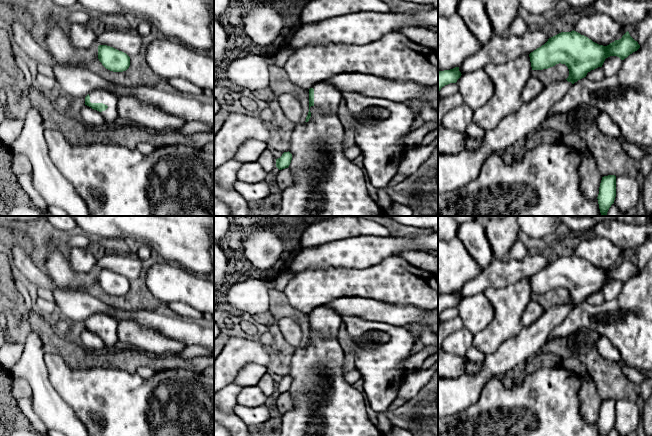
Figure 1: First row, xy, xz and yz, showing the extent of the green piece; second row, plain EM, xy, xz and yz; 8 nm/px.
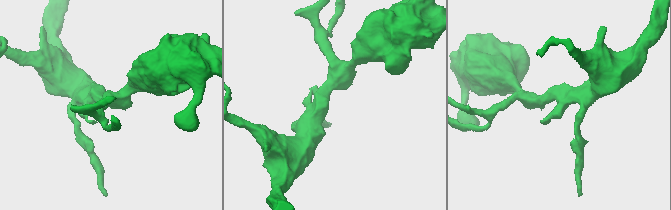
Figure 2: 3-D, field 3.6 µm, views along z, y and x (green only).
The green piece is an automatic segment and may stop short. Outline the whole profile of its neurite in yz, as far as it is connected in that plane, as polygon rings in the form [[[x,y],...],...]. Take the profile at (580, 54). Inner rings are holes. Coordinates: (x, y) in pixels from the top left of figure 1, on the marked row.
[[[574,30],[561,32],[549,38],[544,45],[529,54],[532,70],[548,69],[561,63],[569,69],[568,78],[554,80],[551,84],[545,86],[533,100],[523,103],[516,113],[502,119],[493,130],[486,132],[480,148],[464,150],[456,154],[438,153],[438,194],[465,187],[478,177],[484,160],[490,154],[512,149],[517,141],[527,138],[539,129],[542,122],[547,118],[550,107],[560,101],[575,82],[586,77],[591,70],[602,67],[606,58],[617,56],[624,60],[639,48],[640,45],[630,36],[628,31],[621,39],[615,40],[607,46],[599,45]]]

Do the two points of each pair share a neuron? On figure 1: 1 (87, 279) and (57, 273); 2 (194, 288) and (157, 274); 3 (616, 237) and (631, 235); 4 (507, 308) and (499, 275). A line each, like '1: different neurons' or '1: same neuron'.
1: same neuron
2: same neuron
3: same neuron
4: different neurons

